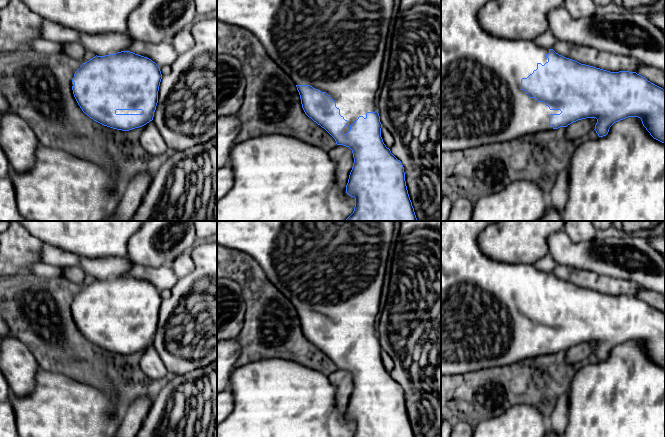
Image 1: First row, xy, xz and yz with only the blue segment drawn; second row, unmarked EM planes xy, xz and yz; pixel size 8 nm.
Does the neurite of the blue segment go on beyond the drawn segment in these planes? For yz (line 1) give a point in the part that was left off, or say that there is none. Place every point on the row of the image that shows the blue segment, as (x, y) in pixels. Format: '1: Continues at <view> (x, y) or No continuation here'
1: Continues at yz (482, 102)

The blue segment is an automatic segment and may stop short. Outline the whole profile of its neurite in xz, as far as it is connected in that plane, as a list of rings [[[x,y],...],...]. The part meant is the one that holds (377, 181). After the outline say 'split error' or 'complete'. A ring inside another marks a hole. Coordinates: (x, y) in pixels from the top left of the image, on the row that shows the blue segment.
[[[217,0],[217,21],[239,26],[255,35],[271,59],[295,83],[305,114],[324,128],[335,139],[337,145],[352,150],[354,163],[346,185],[346,193],[355,198],[355,207],[353,213],[344,221],[417,221],[406,186],[404,167],[386,147],[381,137],[382,124],[377,108],[381,67],[386,40],[392,26],[392,11],[393,0]]]; split error

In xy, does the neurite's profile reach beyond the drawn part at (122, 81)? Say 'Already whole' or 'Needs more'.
Needs more

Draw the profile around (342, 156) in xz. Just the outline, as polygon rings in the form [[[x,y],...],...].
[[[337,145],[328,153],[335,162],[336,180],[340,187],[345,187],[354,163],[352,150],[349,147]]]

